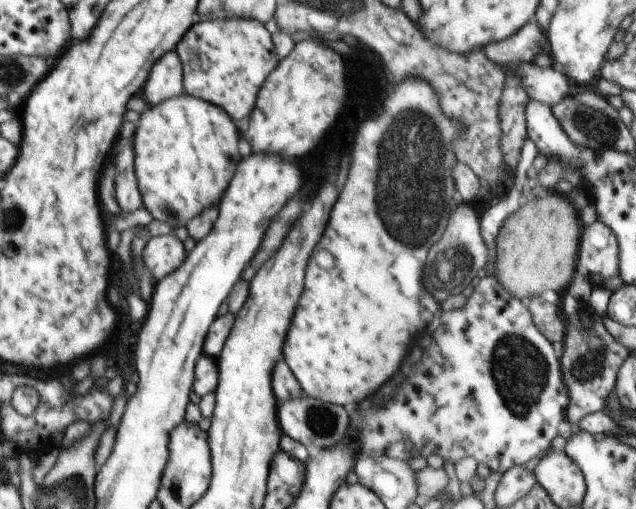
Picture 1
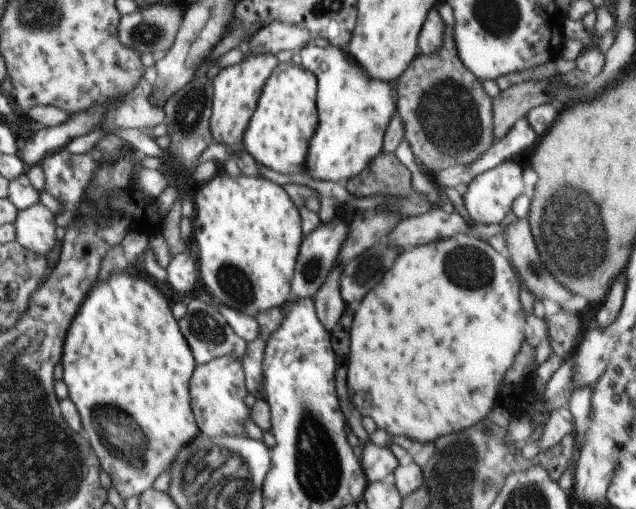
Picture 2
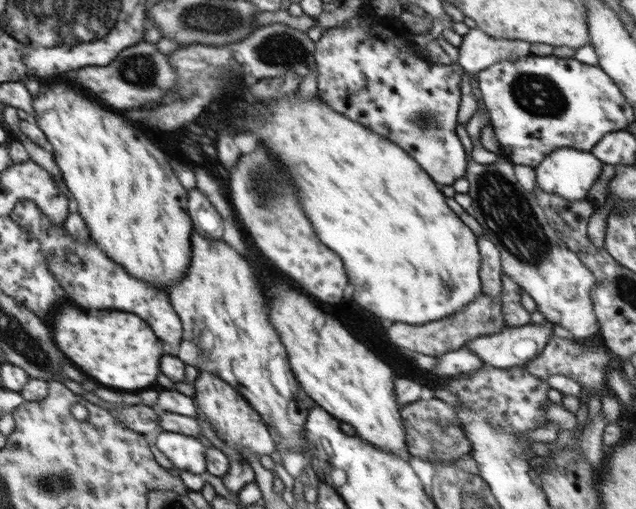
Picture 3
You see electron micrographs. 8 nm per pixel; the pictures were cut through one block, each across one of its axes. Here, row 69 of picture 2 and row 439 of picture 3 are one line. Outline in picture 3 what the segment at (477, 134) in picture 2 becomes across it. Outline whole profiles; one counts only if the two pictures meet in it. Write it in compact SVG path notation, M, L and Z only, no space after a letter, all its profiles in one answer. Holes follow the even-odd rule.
M432 397L429 400L418 399L401 407L400 416L407 433L406 447L410 455L419 456L425 461L457 461L462 454L472 451L472 444L466 438L458 422L456 409L446 402Z

